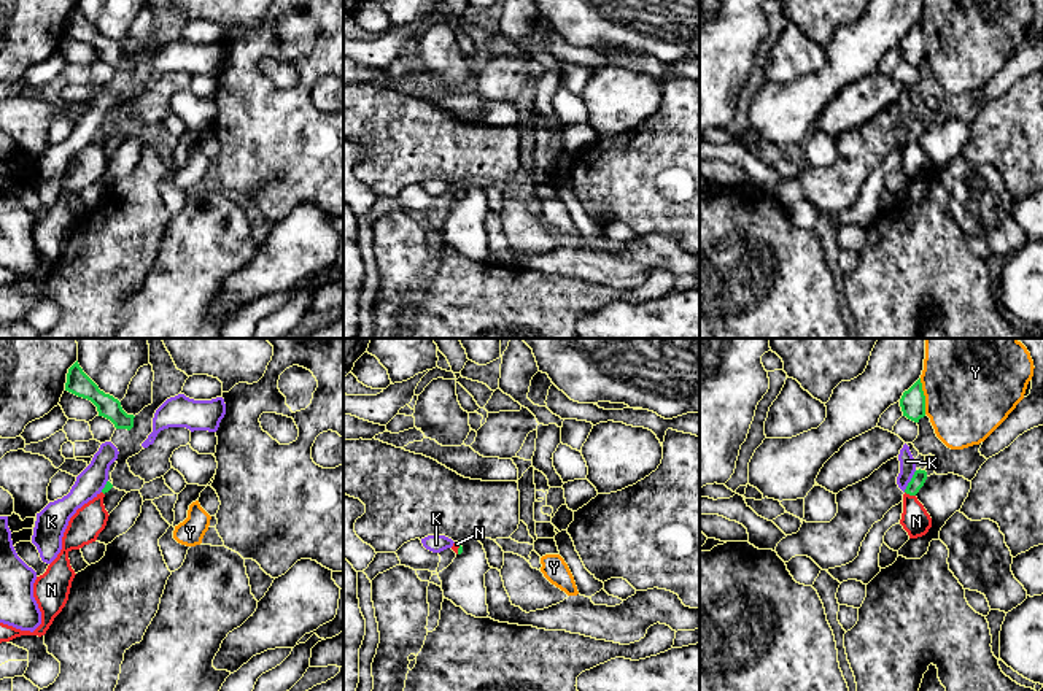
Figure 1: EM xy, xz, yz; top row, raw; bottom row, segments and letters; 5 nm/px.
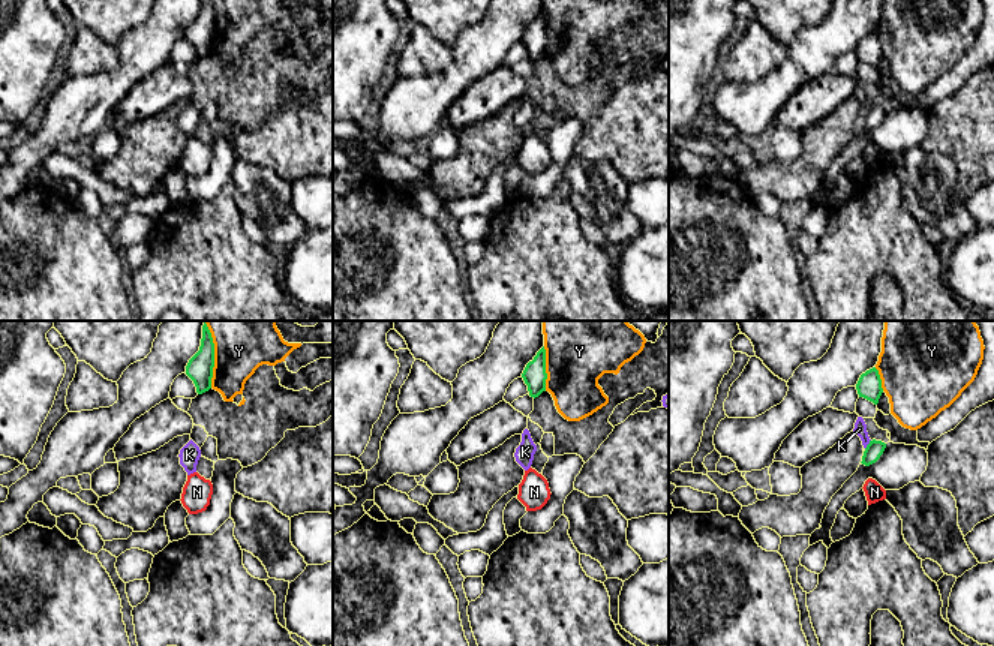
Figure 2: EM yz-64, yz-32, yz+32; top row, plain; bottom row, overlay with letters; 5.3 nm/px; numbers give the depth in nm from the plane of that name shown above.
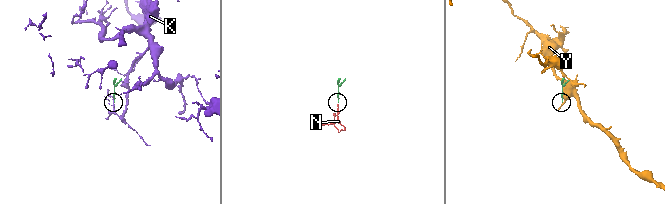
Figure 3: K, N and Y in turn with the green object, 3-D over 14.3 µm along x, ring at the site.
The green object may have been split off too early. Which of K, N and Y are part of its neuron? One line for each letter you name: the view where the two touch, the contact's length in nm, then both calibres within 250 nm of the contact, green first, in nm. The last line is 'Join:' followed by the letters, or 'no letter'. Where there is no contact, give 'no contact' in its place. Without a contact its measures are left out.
N: contact in yz; length 60 nm; calibres 70 and 150 nm
Join: N

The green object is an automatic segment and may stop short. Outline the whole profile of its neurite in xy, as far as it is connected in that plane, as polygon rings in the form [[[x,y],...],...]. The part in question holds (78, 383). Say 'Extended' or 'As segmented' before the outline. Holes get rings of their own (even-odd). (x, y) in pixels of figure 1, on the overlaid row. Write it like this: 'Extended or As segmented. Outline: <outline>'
As segmented. Outline: [[[78,361],[68,369],[65,391],[91,400],[99,411],[99,416],[110,419],[116,429],[134,427],[134,415],[127,415],[121,402],[110,394],[105,394],[99,386],[83,372]]]

